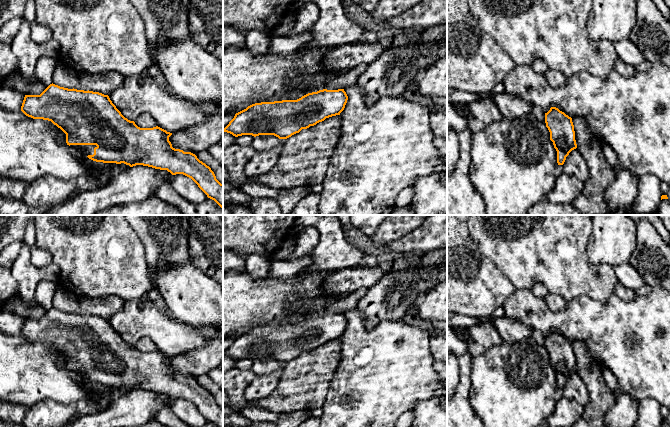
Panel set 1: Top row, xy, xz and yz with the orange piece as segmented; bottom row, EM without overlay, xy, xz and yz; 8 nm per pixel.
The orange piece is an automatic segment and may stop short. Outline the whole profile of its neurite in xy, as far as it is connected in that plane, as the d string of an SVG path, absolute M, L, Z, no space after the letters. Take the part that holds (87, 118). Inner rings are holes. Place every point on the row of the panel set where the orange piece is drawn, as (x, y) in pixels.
M50 84L40 95L25 95L21 111L33 119L51 121L66 134L66 143L71 148L80 151L89 159L103 163L124 163L130 167L143 165L160 170L167 170L172 175L183 174L191 178L198 187L223 208L223 184L221 184L209 166L200 161L191 152L184 152L172 147L169 137L172 133L156 126L153 128L140 128L134 121L125 118L112 103L108 95L99 92L68 89Z

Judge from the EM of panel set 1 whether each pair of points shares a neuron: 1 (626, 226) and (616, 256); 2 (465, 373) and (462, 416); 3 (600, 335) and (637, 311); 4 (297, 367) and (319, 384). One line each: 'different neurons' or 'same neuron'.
1: same neuron
2: same neuron
3: same neuron
4: same neuron

